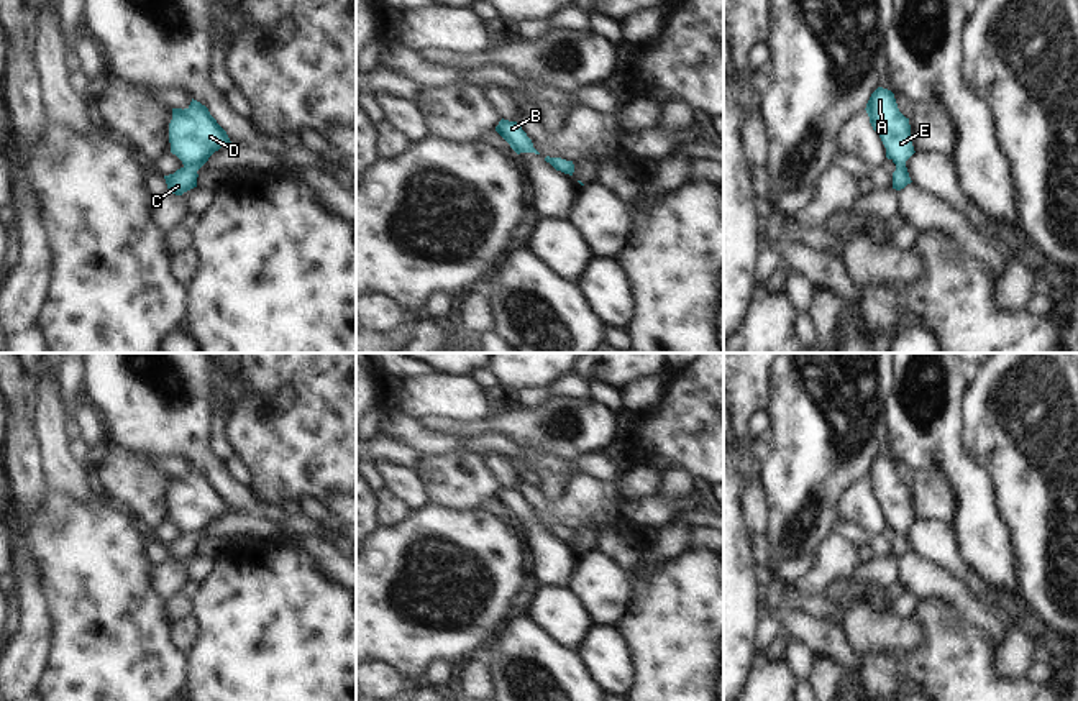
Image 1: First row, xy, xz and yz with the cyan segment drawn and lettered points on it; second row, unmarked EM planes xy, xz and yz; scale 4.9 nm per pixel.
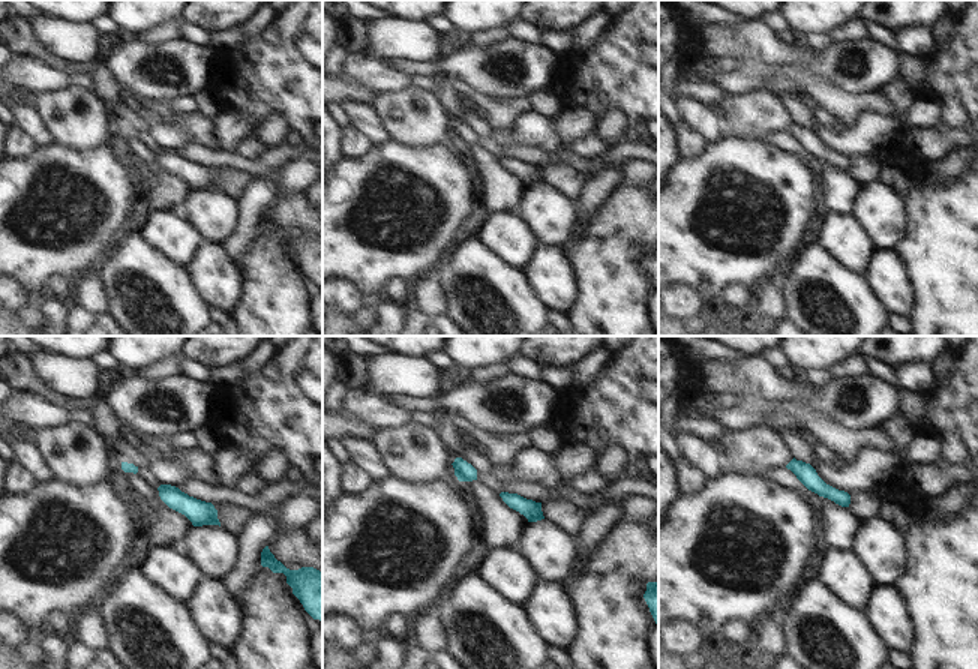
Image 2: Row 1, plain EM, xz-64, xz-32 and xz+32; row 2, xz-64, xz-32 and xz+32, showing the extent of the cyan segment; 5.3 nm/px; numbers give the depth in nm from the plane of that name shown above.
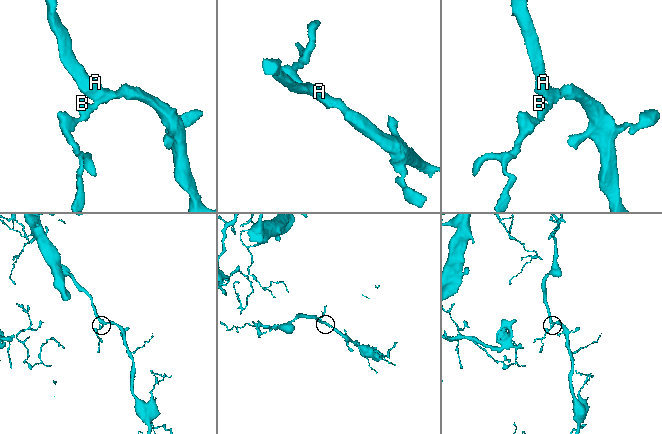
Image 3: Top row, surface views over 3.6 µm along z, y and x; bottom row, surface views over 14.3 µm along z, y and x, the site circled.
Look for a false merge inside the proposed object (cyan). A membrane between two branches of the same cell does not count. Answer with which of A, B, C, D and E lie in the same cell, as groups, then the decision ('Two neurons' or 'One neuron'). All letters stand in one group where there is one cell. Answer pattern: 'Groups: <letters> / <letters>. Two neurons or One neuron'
Groups: A B C D E. One neuron

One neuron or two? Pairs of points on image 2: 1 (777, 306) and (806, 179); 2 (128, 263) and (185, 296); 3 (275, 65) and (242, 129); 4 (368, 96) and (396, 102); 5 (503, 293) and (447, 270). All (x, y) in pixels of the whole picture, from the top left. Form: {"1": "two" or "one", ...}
{"1": "two", "2": "one", "3": "two", "4": "two", "5": "one"}

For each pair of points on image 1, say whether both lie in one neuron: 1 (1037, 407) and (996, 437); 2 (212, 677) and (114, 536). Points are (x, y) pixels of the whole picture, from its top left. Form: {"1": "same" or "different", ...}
{"1": "same", "2": "different"}

